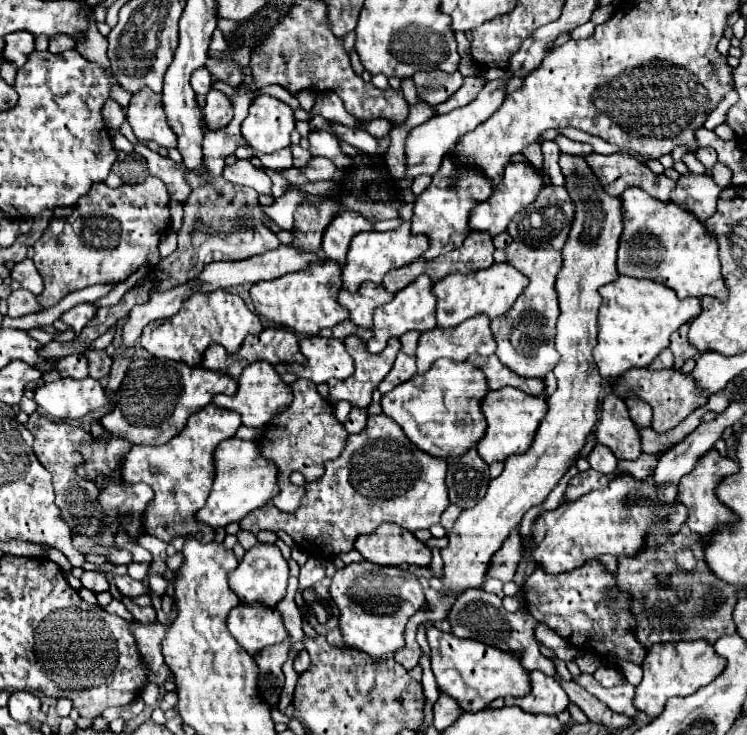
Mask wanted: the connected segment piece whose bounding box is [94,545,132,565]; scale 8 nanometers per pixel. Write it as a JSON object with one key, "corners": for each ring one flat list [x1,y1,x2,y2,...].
{"corners":[[97,545,97,547,94,548,94,552,95,554,105,556,115,565,129,565,132,562,132,555,126,550,107,549]]}

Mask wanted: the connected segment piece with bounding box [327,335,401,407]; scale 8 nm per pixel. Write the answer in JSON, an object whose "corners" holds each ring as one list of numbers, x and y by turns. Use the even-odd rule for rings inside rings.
{"corners":[[349,335,345,339,347,351,355,359,355,373,343,381,331,379,329,385,329,401,349,401,353,407,369,407,371,393,377,389,377,385,385,379,385,375,391,371,393,361,401,349,401,341,397,337,389,339,385,351,381,355,371,355,365,347,365,343,357,335]]}

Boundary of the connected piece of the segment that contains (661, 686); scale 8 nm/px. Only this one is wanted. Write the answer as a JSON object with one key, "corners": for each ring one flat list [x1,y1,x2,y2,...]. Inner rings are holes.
{"corners":[[677,641,669,645,653,645,643,661,643,681,635,693,635,705,649,717,657,717,665,707,665,701,675,695,691,695,699,687,705,687,725,669,725,659,717,657,709,641]]}

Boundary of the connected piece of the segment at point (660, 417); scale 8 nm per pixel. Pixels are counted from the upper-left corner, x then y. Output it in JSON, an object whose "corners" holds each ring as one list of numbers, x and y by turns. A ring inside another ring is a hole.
{"corners":[[629,369,629,373,623,373,619,379,613,383,613,393,621,397,623,401,629,395,639,397,641,401,649,403,653,409,653,429,657,433,665,433,679,425,689,413,695,409,703,407,707,403,705,395,695,393,697,387,693,383,693,375,683,375,681,371,675,369,661,369,661,371,651,371,651,369]]}

